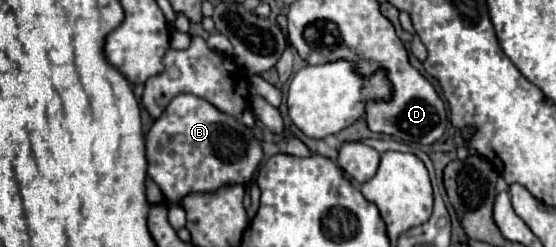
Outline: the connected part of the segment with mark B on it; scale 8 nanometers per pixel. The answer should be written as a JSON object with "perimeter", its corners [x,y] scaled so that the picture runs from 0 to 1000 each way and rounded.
{"perimeter":[[[320,385],[295,441],[291,474],[277,490],[263,563],[263,644],[266,644],[266,717],[291,765],[302,814],[302,895],[313,927],[324,927],[335,911],[335,862],[324,838],[324,806],[342,773],[388,773],[406,741],[446,749],[453,700],[460,692],[471,644],[471,595],[468,571],[457,555],[453,522],[446,522],[432,482],[421,482],[392,449],[385,425],[353,385]]]}

